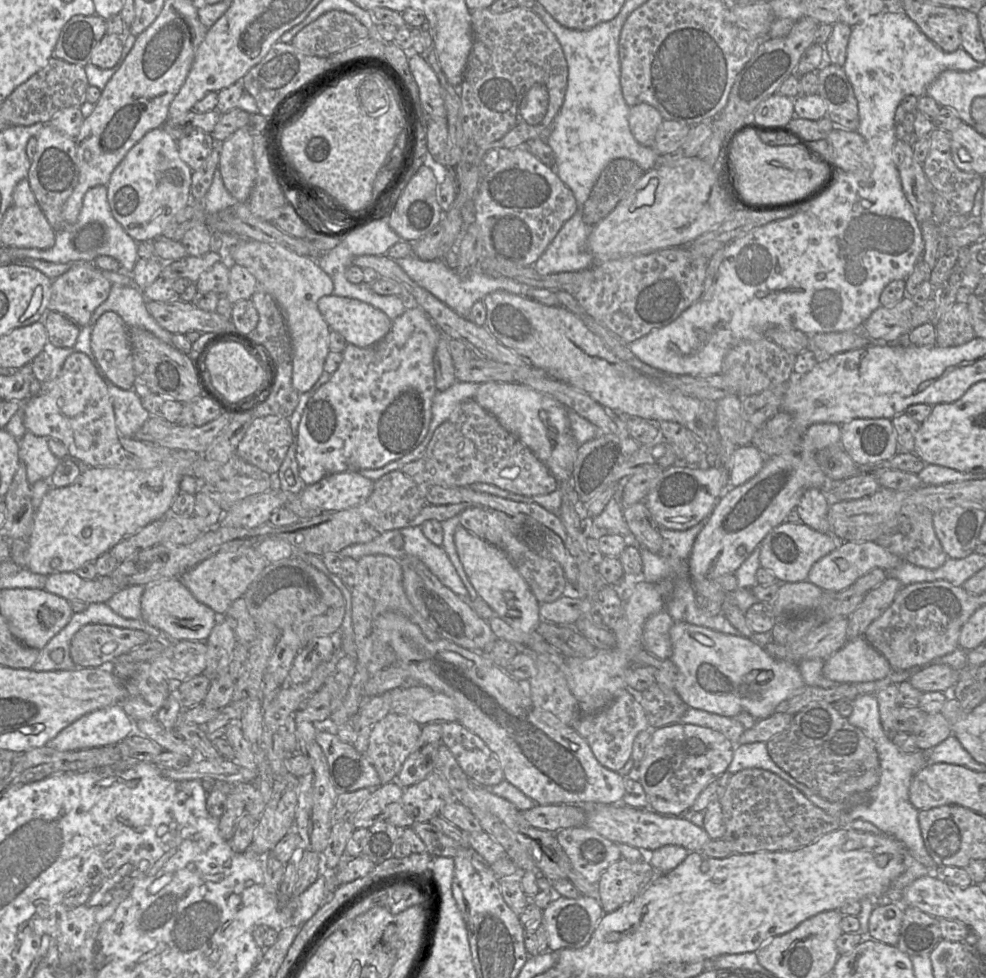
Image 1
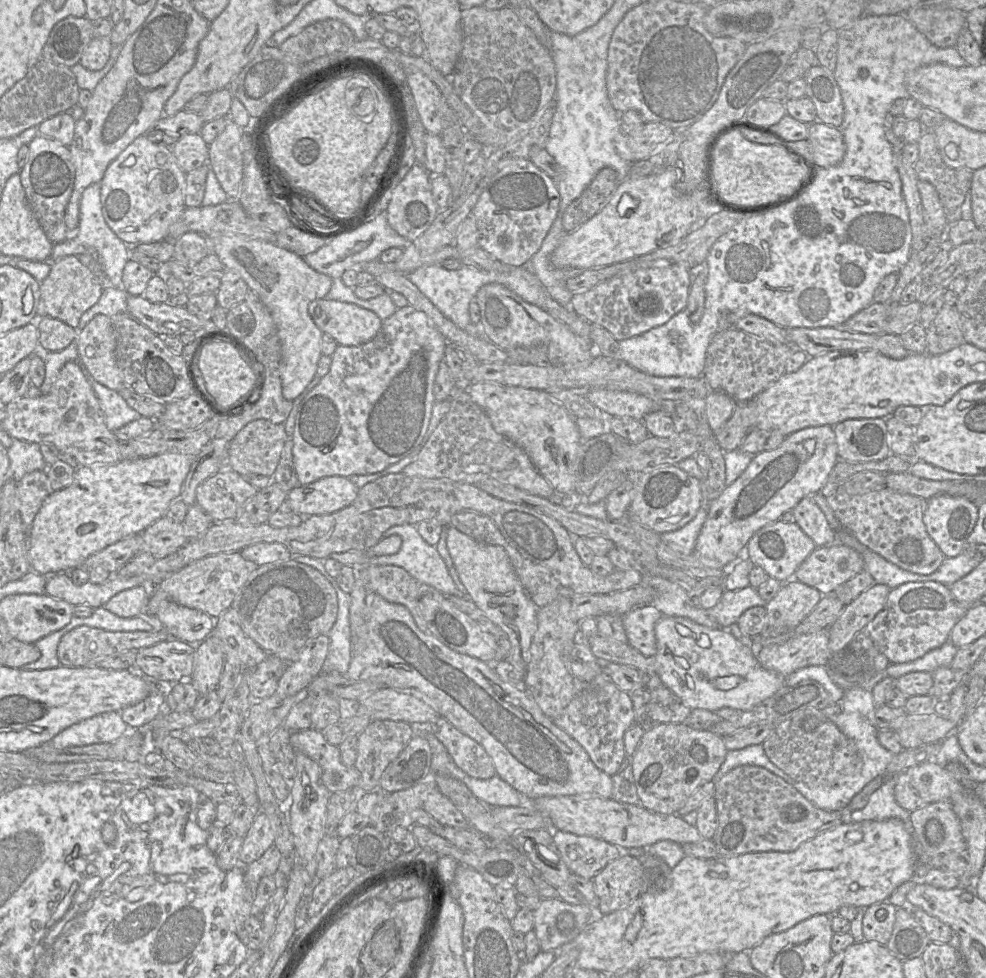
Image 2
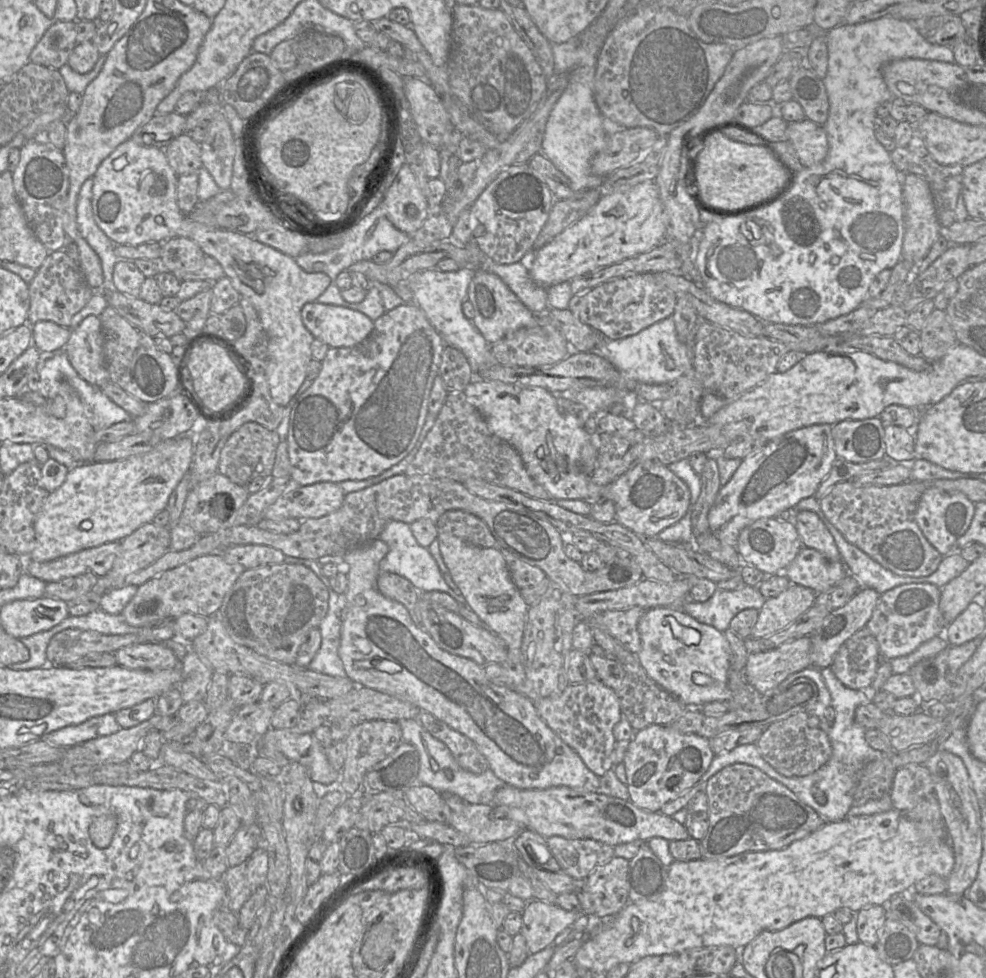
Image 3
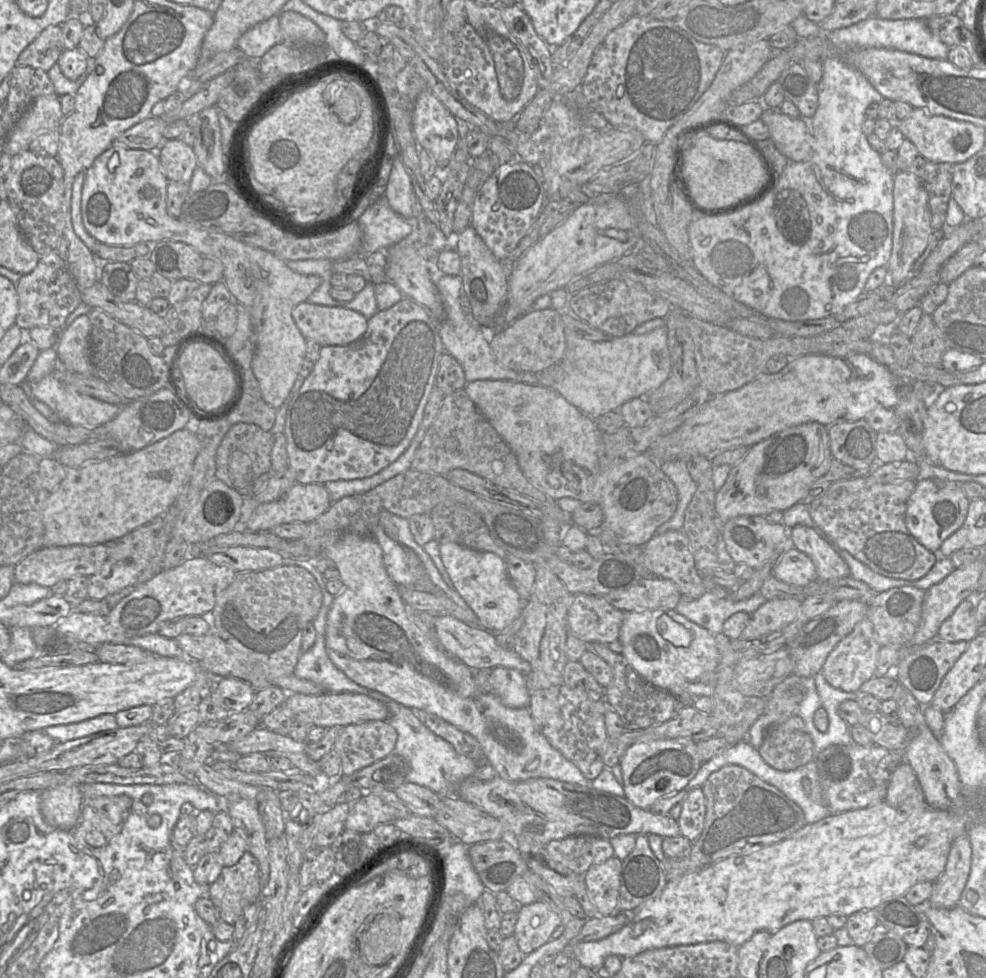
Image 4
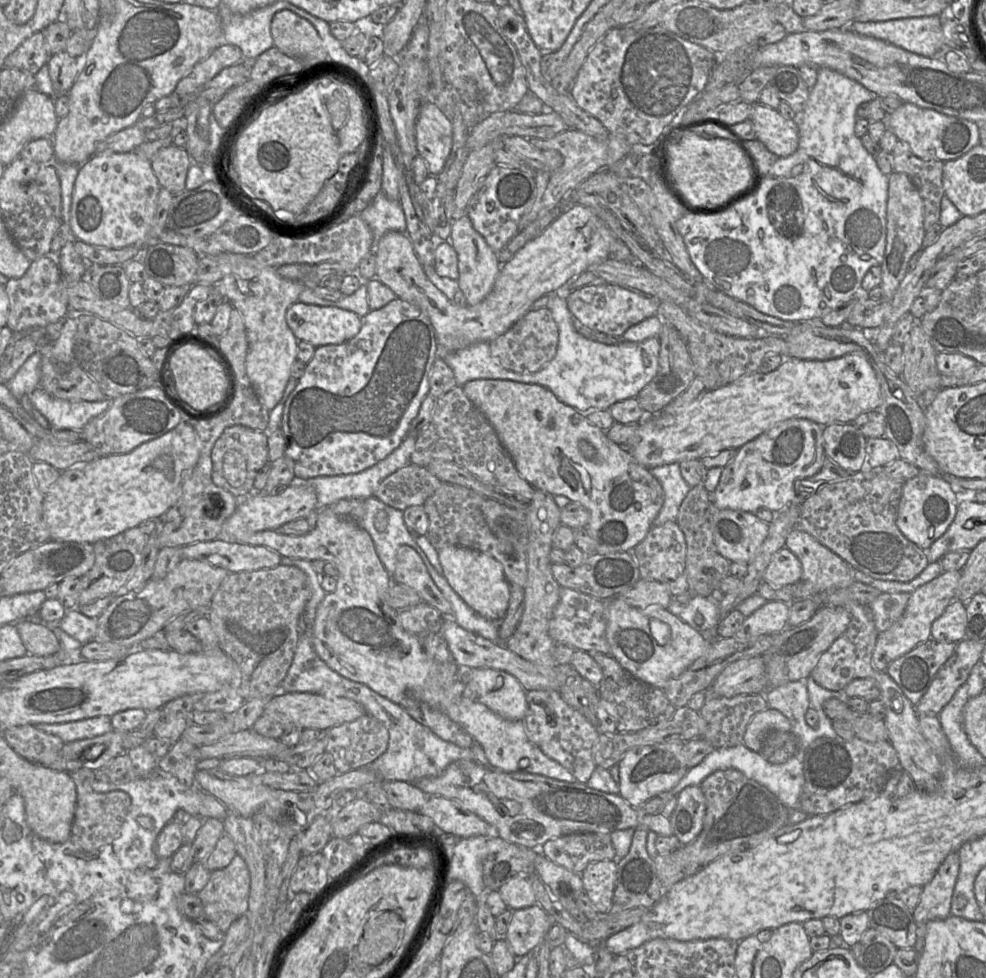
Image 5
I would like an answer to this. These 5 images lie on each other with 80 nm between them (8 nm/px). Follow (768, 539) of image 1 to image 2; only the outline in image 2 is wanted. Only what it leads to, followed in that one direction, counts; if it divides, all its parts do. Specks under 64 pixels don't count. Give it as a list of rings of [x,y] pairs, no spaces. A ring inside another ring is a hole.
[[[775,521],[759,529],[749,540],[744,551],[754,566],[761,567],[770,578],[786,582],[793,578],[800,564],[817,548],[796,523]]]

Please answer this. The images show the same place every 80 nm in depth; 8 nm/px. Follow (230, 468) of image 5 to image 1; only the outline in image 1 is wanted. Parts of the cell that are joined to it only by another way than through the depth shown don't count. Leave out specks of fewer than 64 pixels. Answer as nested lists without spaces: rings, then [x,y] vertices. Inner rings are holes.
[[[286,417],[255,419],[236,449],[236,455],[267,474],[278,473],[295,436]]]

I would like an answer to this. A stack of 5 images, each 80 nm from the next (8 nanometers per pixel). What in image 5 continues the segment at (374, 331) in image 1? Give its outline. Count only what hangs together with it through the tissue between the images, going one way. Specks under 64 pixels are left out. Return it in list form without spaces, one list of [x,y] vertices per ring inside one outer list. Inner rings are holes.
[[[298,301],[286,311],[286,322],[299,341],[306,341],[314,347],[327,344],[342,344],[355,337],[362,326],[361,317],[352,311]]]

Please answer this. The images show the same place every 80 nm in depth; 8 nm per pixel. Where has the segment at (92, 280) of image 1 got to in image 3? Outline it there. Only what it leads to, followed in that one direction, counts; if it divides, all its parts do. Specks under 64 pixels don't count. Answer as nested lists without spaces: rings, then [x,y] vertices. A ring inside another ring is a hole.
[[[62,250],[50,252],[29,284],[30,307],[27,323],[33,325],[49,320],[60,326],[69,327],[72,317],[78,313],[94,294],[85,279],[79,264]]]

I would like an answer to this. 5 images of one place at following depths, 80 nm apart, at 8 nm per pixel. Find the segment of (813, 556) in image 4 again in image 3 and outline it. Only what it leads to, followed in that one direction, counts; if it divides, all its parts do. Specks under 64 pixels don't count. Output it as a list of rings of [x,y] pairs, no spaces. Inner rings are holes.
[[[807,510],[798,512],[794,525],[803,547],[819,551],[829,561],[842,561],[833,536],[816,513]]]

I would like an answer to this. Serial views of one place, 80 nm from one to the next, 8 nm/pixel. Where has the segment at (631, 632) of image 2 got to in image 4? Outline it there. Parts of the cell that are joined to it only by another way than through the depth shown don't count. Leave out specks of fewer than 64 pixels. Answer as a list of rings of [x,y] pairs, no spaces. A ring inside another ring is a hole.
[[[577,594],[568,611],[569,633],[588,643],[590,648],[601,643],[621,652],[619,632],[624,615],[603,596]]]

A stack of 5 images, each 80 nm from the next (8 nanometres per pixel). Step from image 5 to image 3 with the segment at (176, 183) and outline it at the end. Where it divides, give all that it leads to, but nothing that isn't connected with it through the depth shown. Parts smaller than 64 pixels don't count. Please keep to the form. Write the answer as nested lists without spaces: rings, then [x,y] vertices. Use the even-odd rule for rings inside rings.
[[[182,133],[161,149],[165,152],[170,167],[178,176],[194,173],[203,167],[201,144],[187,134]]]

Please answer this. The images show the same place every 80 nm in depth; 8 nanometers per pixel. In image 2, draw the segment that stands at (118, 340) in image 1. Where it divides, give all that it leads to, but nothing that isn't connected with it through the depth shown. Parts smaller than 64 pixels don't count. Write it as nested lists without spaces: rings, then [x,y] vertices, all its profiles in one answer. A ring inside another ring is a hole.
[[[102,314],[94,316],[79,331],[75,343],[78,361],[90,377],[116,391],[125,388],[123,373],[115,358],[117,341],[110,317]]]

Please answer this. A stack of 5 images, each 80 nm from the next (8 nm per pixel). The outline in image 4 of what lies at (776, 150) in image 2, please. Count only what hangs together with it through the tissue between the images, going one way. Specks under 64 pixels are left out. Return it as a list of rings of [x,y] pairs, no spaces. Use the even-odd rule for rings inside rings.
[[[707,132],[695,133],[679,154],[679,179],[695,202],[708,208],[724,207],[762,189],[770,169],[753,143],[717,139]]]

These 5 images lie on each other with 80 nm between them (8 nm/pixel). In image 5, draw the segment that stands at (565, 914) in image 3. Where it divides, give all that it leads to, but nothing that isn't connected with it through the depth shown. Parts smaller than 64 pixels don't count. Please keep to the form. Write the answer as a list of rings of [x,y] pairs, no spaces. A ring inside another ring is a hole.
[[[538,904],[514,910],[505,939],[516,958],[521,958],[546,938],[553,924]]]

